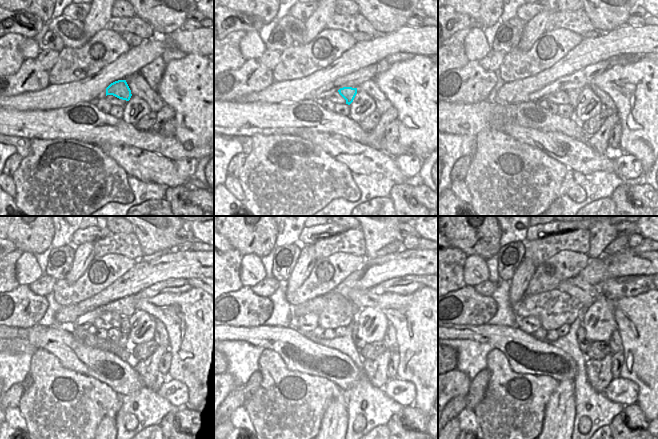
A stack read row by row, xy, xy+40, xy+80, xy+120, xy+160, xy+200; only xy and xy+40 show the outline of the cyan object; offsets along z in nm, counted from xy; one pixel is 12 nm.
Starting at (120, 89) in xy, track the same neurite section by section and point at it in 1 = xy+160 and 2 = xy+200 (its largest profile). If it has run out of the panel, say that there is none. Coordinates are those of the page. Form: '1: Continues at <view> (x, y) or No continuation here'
1: Continues at xy+160 (359, 343)
2: Continues at xy+200 (584, 343).

